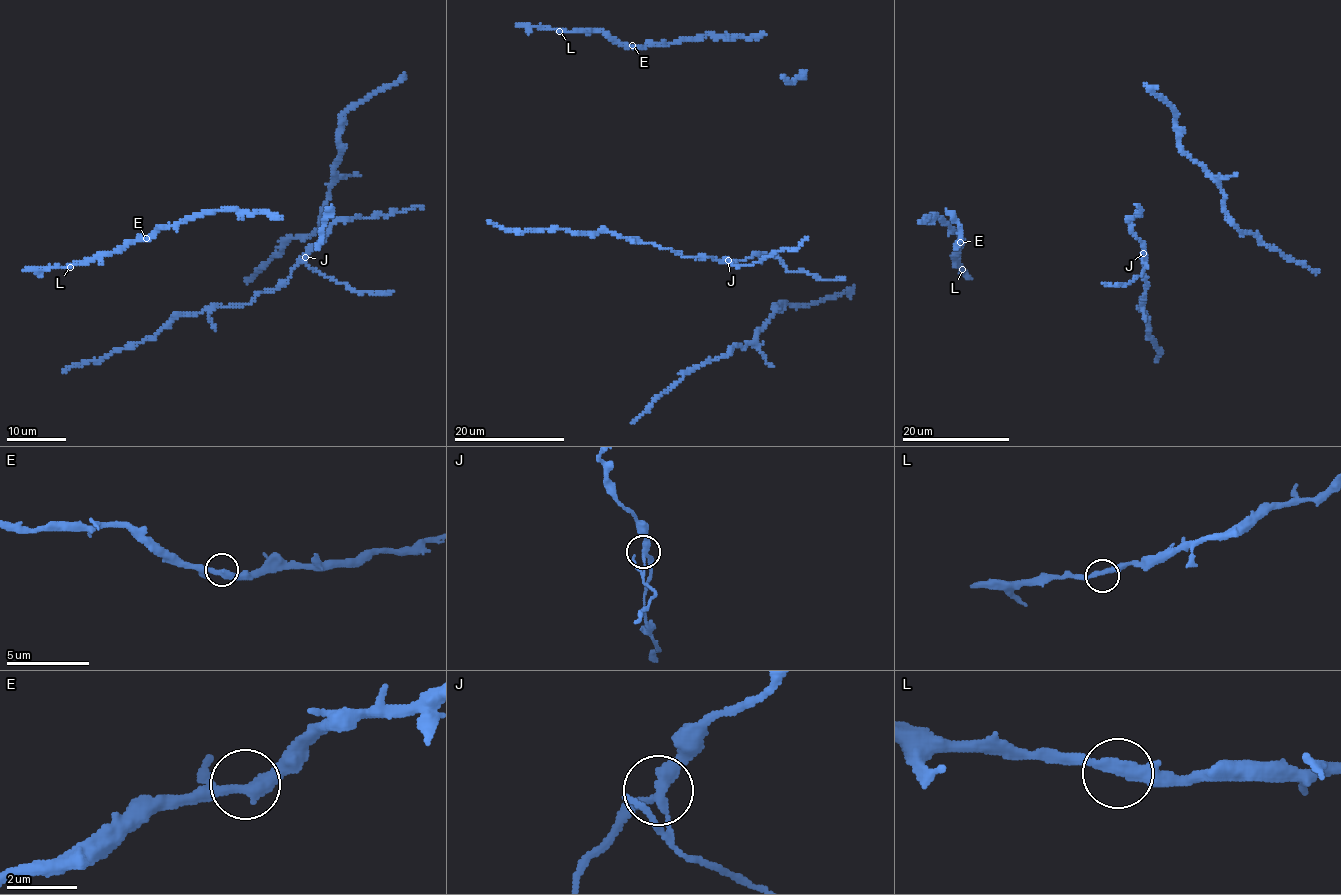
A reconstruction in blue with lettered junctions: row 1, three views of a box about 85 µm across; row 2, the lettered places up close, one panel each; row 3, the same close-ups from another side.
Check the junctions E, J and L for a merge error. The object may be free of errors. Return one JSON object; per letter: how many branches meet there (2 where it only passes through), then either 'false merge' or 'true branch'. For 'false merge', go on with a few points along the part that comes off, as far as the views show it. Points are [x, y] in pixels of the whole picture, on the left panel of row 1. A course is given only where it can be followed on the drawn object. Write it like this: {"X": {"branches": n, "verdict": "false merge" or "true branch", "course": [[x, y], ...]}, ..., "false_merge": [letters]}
{"E": {"branches": 3, "verdict": "true branch"}, "J": {"branches": 3, "verdict": "false merge", "course": [[305, 257], [308, 266], [338, 282], [345, 282], [355, 291], [392, 292]]}, "L": {"branches": 3, "verdict": "true branch"}, "false_merge": ["J"]}

